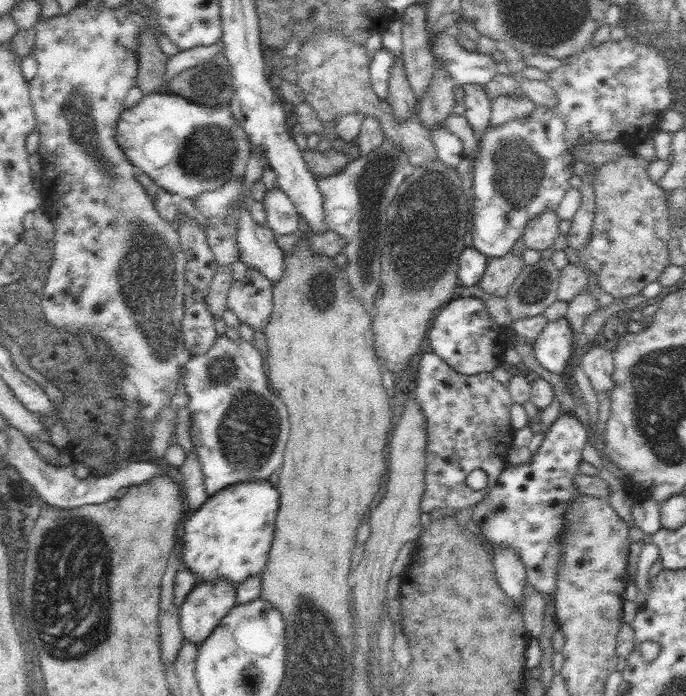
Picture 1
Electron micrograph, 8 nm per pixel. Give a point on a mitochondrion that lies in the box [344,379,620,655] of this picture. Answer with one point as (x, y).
(586, 519)

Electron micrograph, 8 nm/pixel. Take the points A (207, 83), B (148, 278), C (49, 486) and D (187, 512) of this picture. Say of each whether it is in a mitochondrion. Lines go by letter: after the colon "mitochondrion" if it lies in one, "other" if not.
A: mitochondrion
B: mitochondrion
C: other
D: other

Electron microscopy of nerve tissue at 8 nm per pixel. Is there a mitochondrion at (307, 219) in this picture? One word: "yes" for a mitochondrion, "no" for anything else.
no

